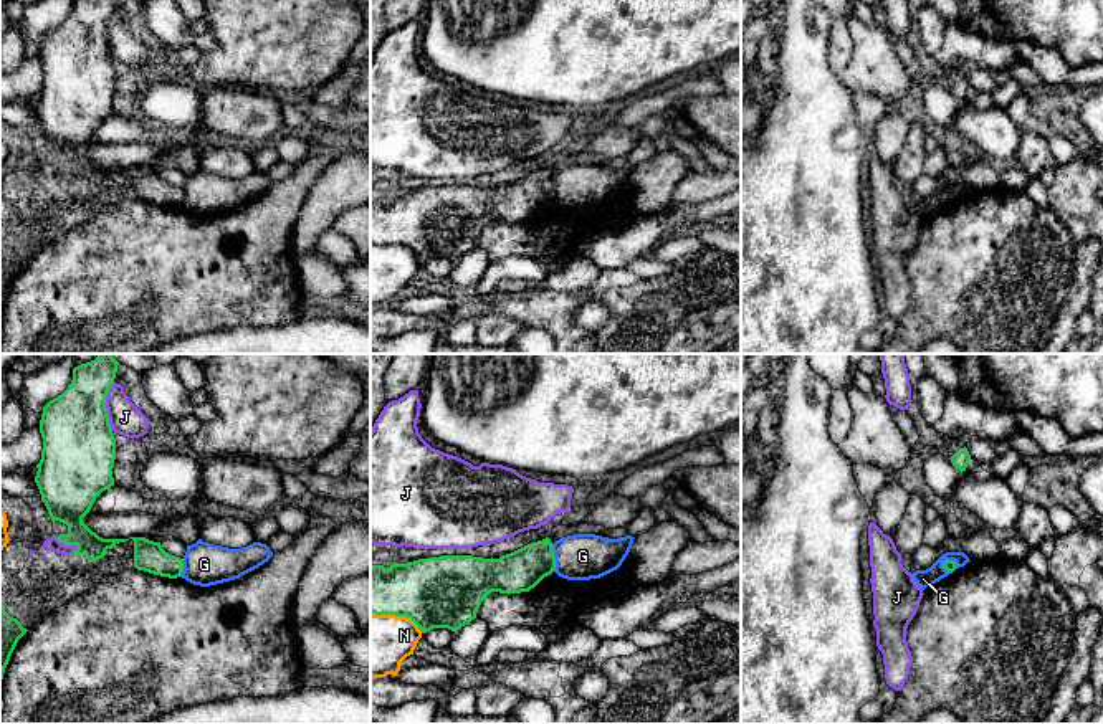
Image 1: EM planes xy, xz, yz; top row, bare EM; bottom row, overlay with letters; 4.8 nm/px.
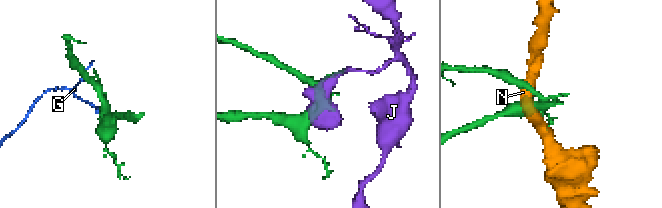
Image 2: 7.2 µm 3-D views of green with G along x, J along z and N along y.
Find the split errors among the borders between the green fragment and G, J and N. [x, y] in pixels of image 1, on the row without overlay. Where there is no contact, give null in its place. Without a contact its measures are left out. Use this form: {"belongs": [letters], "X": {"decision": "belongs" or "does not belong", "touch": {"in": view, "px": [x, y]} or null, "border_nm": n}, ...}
{"belongs": [], "G": {"decision": "does not belong", "touch": {"in": "xz", "px": [554, 187]}, "border_nm": 140}, "J": {"decision": "does not belong", "touch": {"in": "xy", "px": [105, 37]}, "border_nm": 240}, "N": {"decision": "does not belong", "touch": {"in": "xz", "px": [397, 245]}, "border_nm": 280}}

